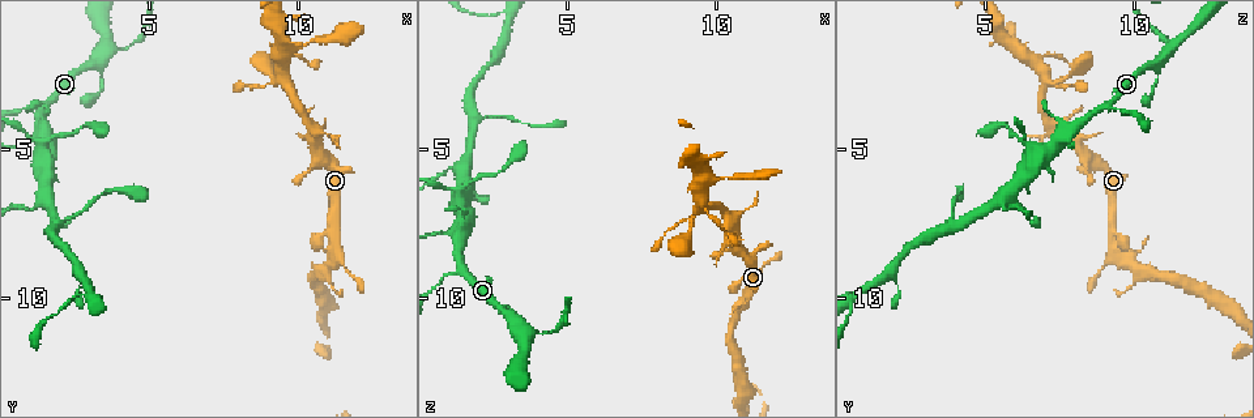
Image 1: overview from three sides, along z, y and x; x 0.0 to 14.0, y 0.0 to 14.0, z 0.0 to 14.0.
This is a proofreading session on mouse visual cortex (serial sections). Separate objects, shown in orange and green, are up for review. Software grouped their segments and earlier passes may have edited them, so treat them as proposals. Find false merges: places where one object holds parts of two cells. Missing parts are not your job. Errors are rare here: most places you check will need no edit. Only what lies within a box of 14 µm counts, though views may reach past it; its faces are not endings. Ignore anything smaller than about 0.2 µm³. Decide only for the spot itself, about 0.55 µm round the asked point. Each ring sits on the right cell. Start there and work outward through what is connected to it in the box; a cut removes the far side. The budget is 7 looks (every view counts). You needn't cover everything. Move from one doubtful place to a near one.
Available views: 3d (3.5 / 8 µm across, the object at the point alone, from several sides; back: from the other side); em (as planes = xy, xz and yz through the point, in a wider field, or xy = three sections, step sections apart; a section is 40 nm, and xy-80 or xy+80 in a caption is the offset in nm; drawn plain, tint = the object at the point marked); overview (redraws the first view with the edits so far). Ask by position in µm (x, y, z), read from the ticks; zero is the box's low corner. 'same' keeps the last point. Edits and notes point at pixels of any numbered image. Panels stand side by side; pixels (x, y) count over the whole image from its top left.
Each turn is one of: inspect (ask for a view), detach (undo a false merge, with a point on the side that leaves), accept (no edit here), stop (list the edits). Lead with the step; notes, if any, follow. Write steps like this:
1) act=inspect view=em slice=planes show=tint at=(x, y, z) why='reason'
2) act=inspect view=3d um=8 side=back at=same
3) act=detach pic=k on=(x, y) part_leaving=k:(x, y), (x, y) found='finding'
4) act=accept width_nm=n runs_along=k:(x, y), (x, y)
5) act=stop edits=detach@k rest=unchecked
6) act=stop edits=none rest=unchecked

act=inspect view=3d um=3.5 at=(3.8, 1.7, 11.1) why='three-way junction'

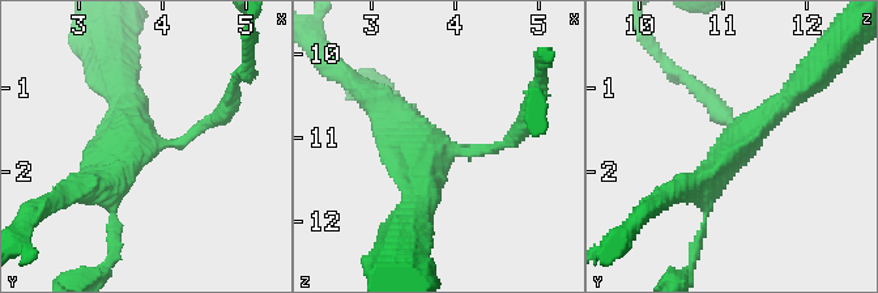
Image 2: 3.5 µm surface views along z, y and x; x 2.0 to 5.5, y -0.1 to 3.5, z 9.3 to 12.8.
act=inspect view=em slice=planes show=tint at=(3.65, 1.70, 11.15) arms=3 arm_widths_nm=150,300,300 why='need the tissue'

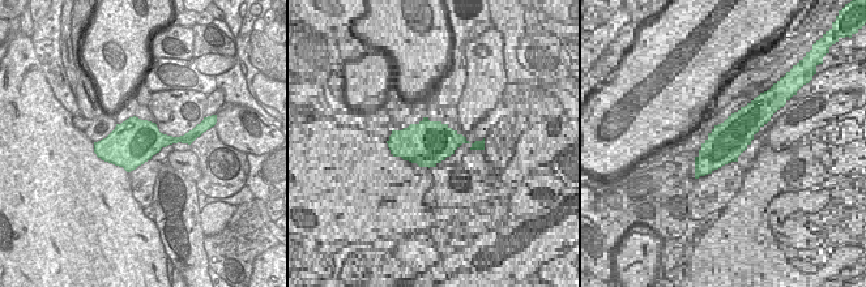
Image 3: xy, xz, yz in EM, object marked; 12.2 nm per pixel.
act=accept runs_along=2:(685, 186), (704, 182), (798, 90) found='continuous, no second cell'

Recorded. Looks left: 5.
act=inspect view=3d um=3.5 at=(1.6, 3.5, 9.1) why='thin neck'

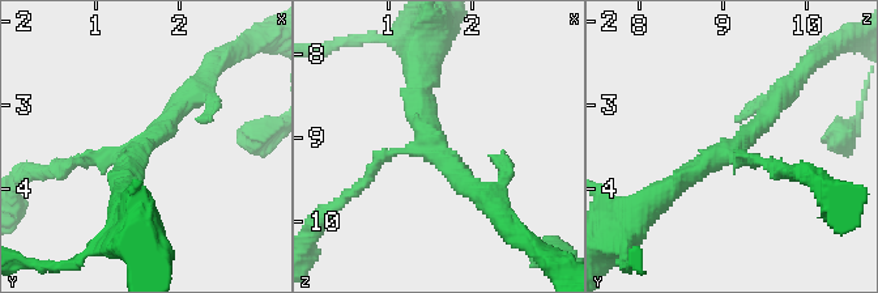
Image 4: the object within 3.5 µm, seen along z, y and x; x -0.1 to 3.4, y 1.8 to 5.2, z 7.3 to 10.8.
act=inspect view=em slice=xy step=5 show=tint at=(1.55, 3.50, 9.05) arms=3 arm_widths_nm=150,250,250 why='need the tissue'

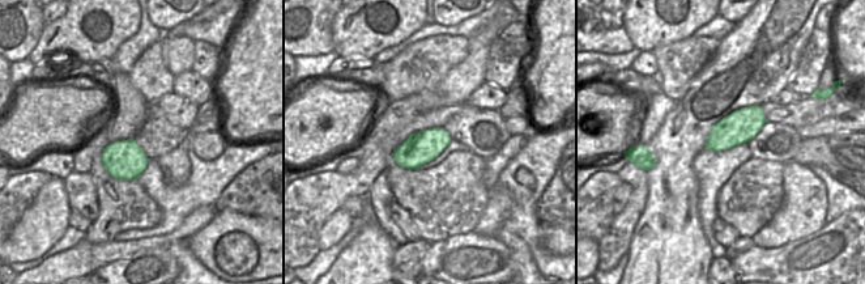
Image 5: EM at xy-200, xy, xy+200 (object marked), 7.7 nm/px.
act=accept width_nm=240 runs_along=4:(781, 96), (734, 148), (664, 192) found='continuous, no second cell'

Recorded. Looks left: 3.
act=inspect view=3d um=3.5 at=(1.4, 5.2, 6.6) why='two arms in line, one across'

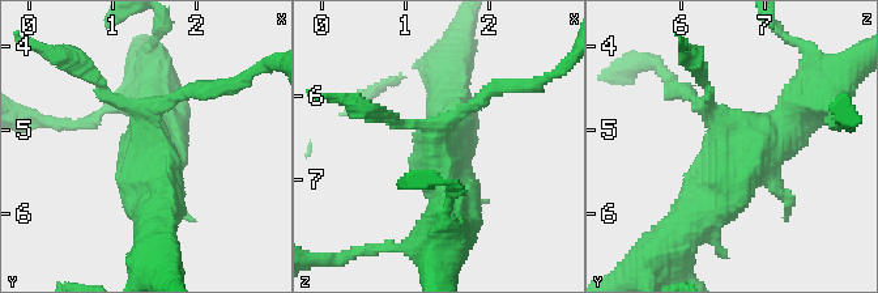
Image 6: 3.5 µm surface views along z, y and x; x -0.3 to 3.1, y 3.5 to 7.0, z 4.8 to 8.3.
act=inspect view=em slice=xy step=2 show=tint at=(1.45, 5.10, 6.70) why='now the EM'

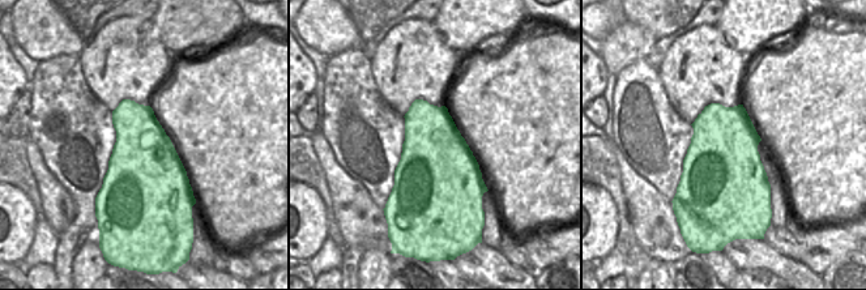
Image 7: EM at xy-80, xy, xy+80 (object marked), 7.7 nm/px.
act=accept runs_along=6:(813, 98), (693, 223) found='all the same cell'

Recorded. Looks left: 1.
act=stop edits=none rest=unchecked

